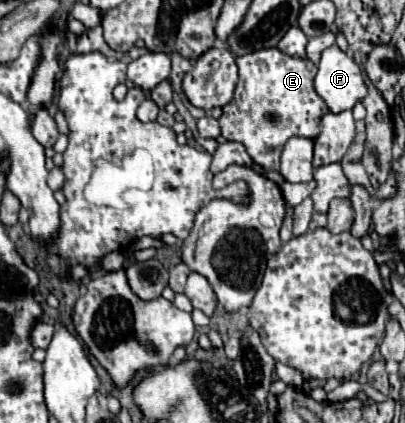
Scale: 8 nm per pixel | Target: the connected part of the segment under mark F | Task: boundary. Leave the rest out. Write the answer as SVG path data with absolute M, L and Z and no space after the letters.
M336 44L322 52L314 88L332 112L350 110L366 96L366 84L360 66Z

